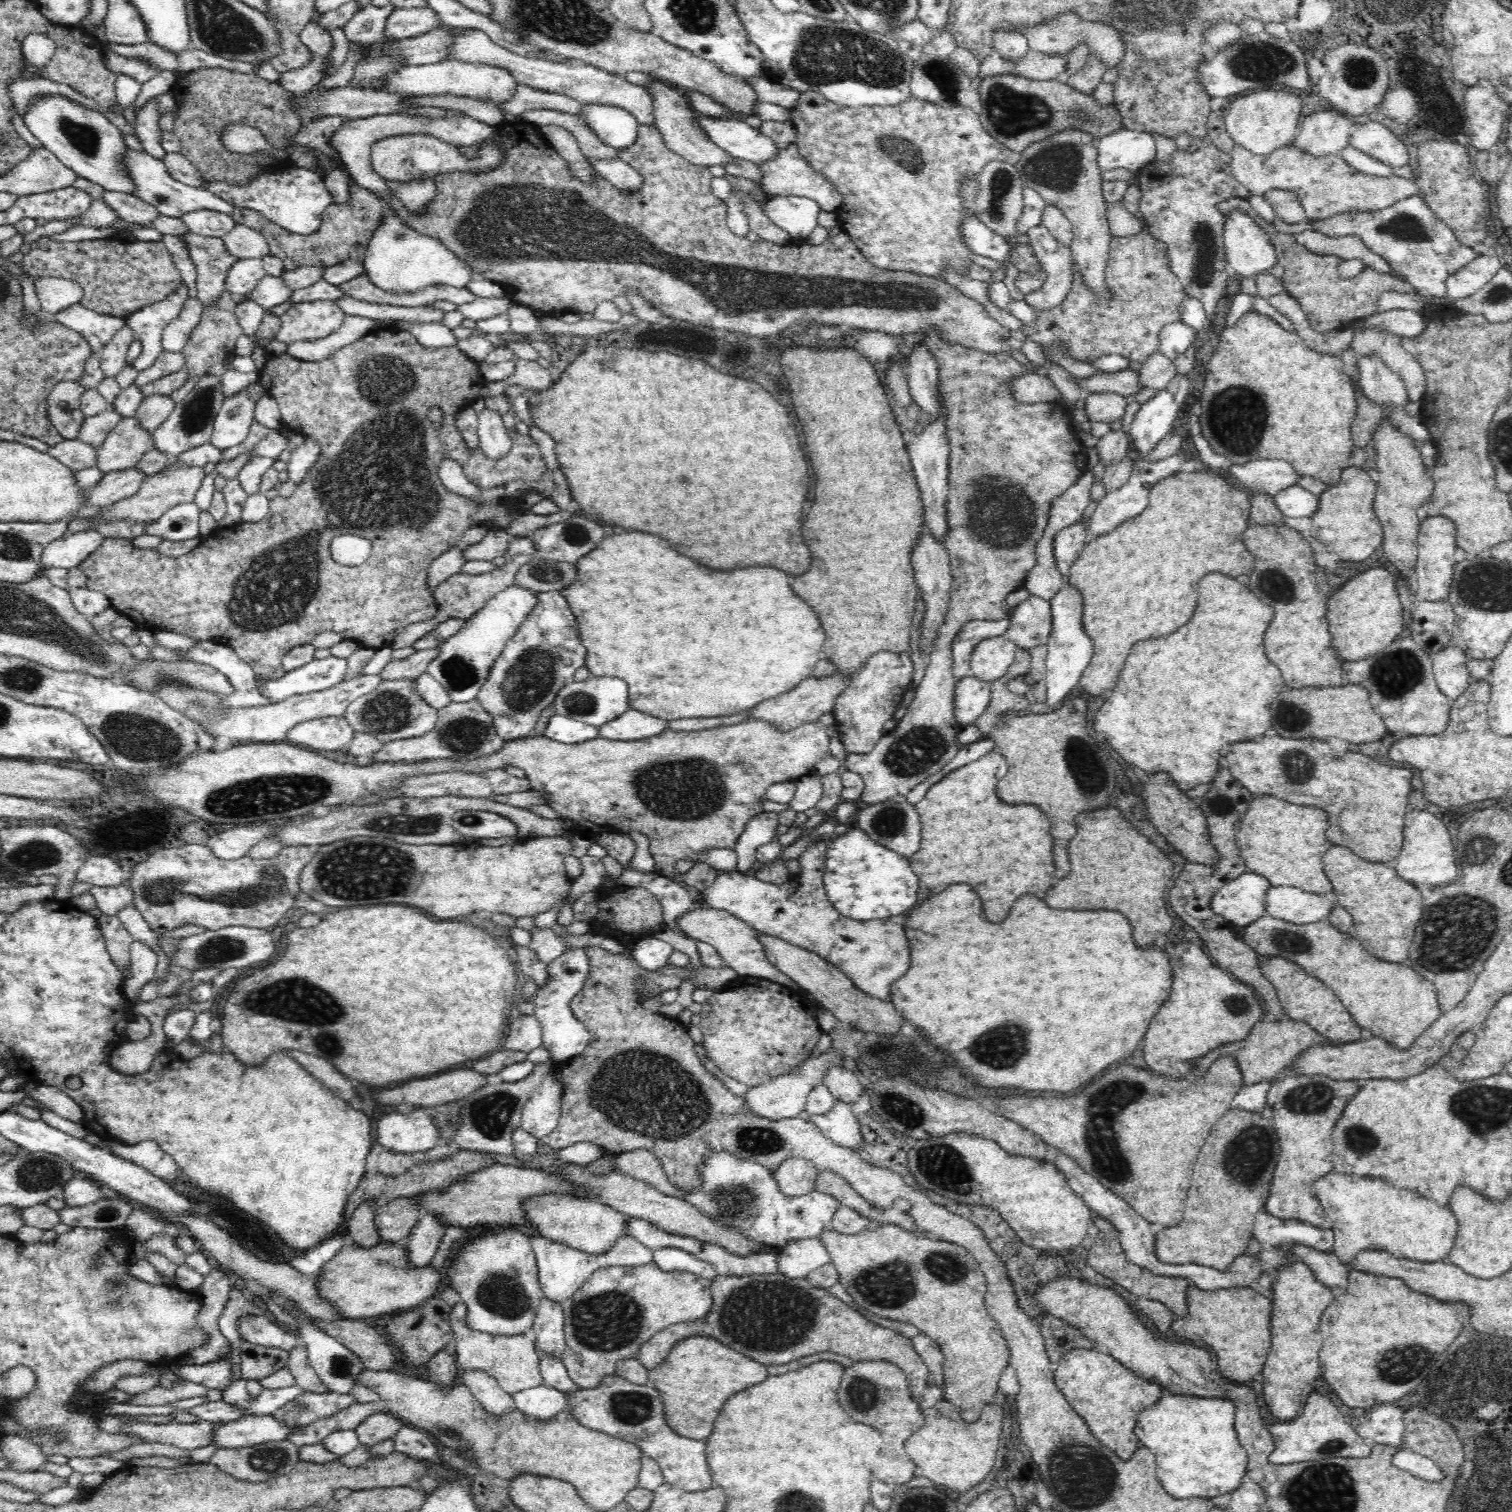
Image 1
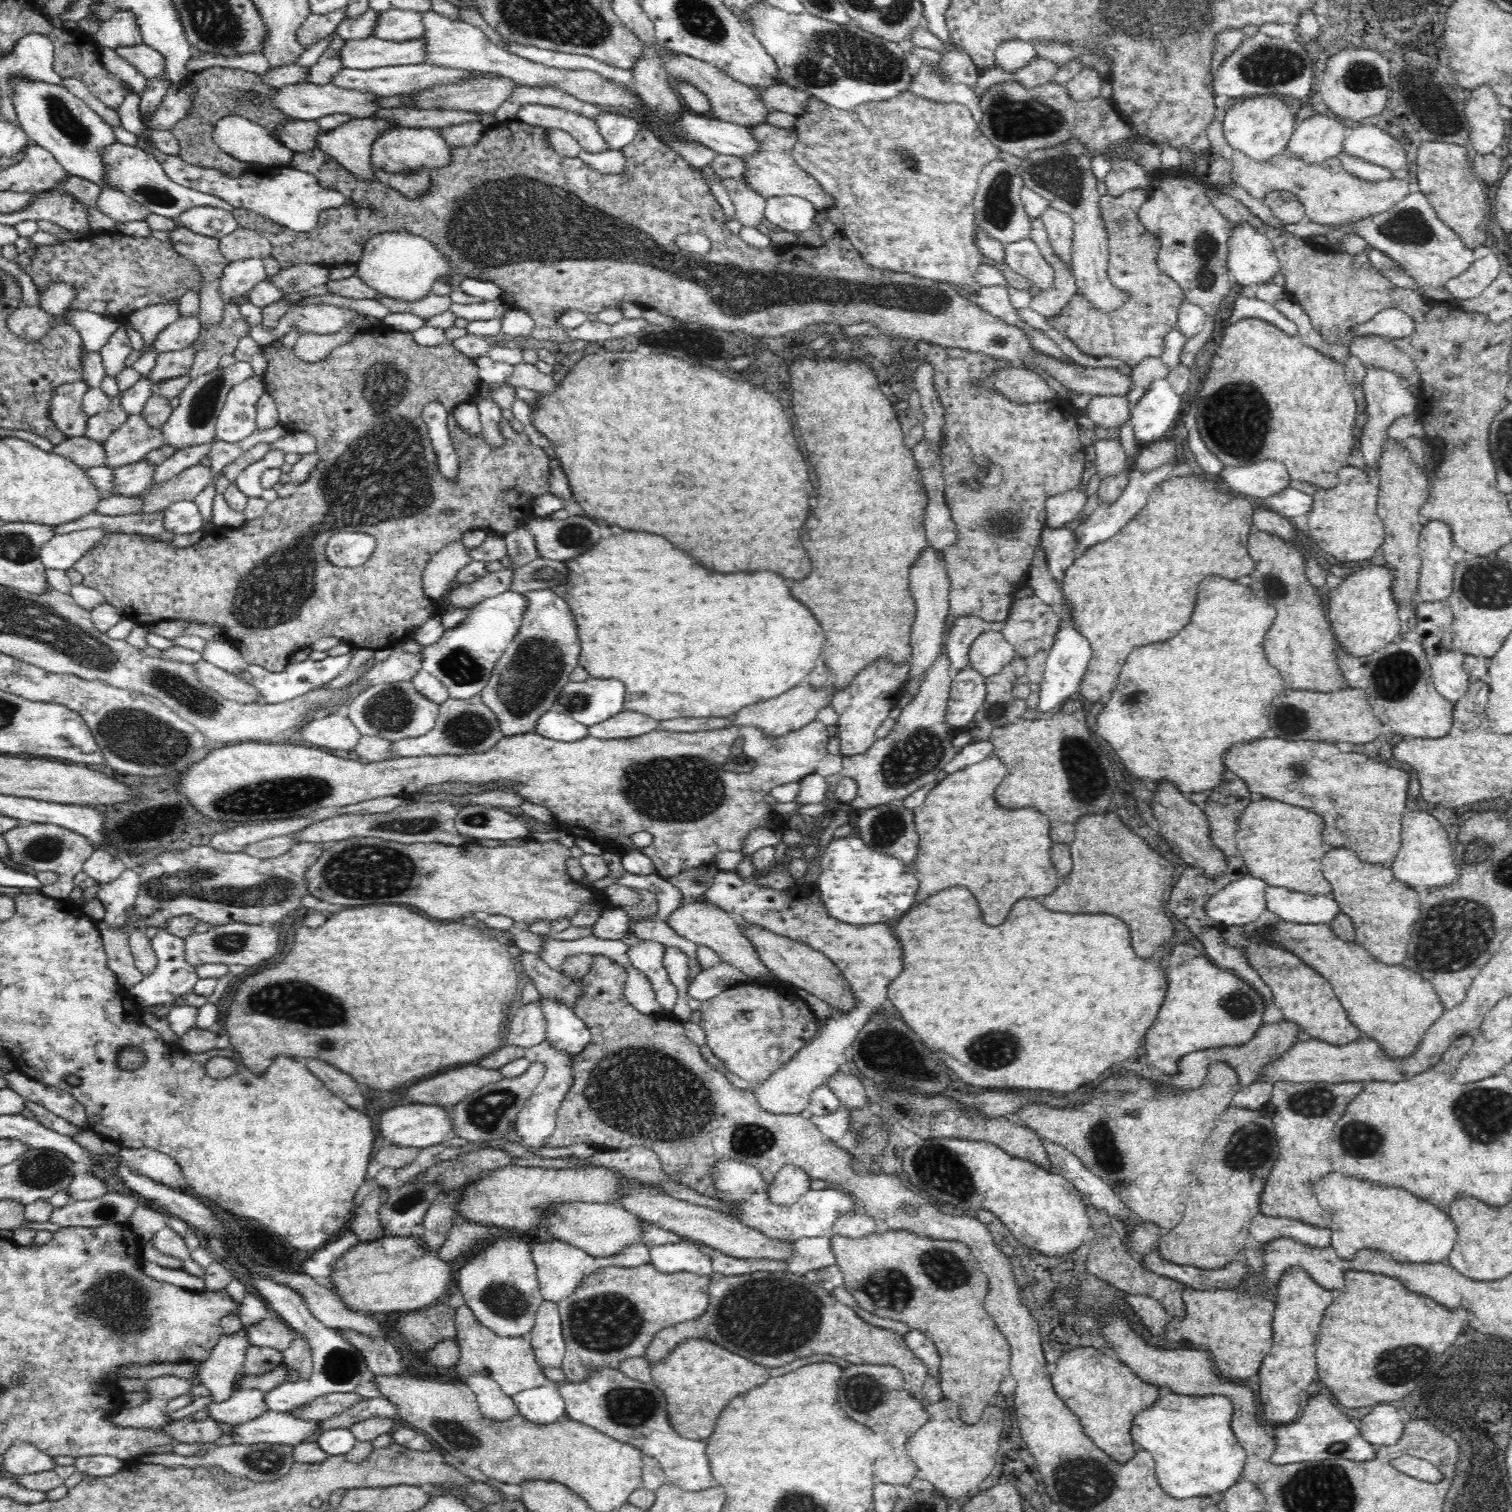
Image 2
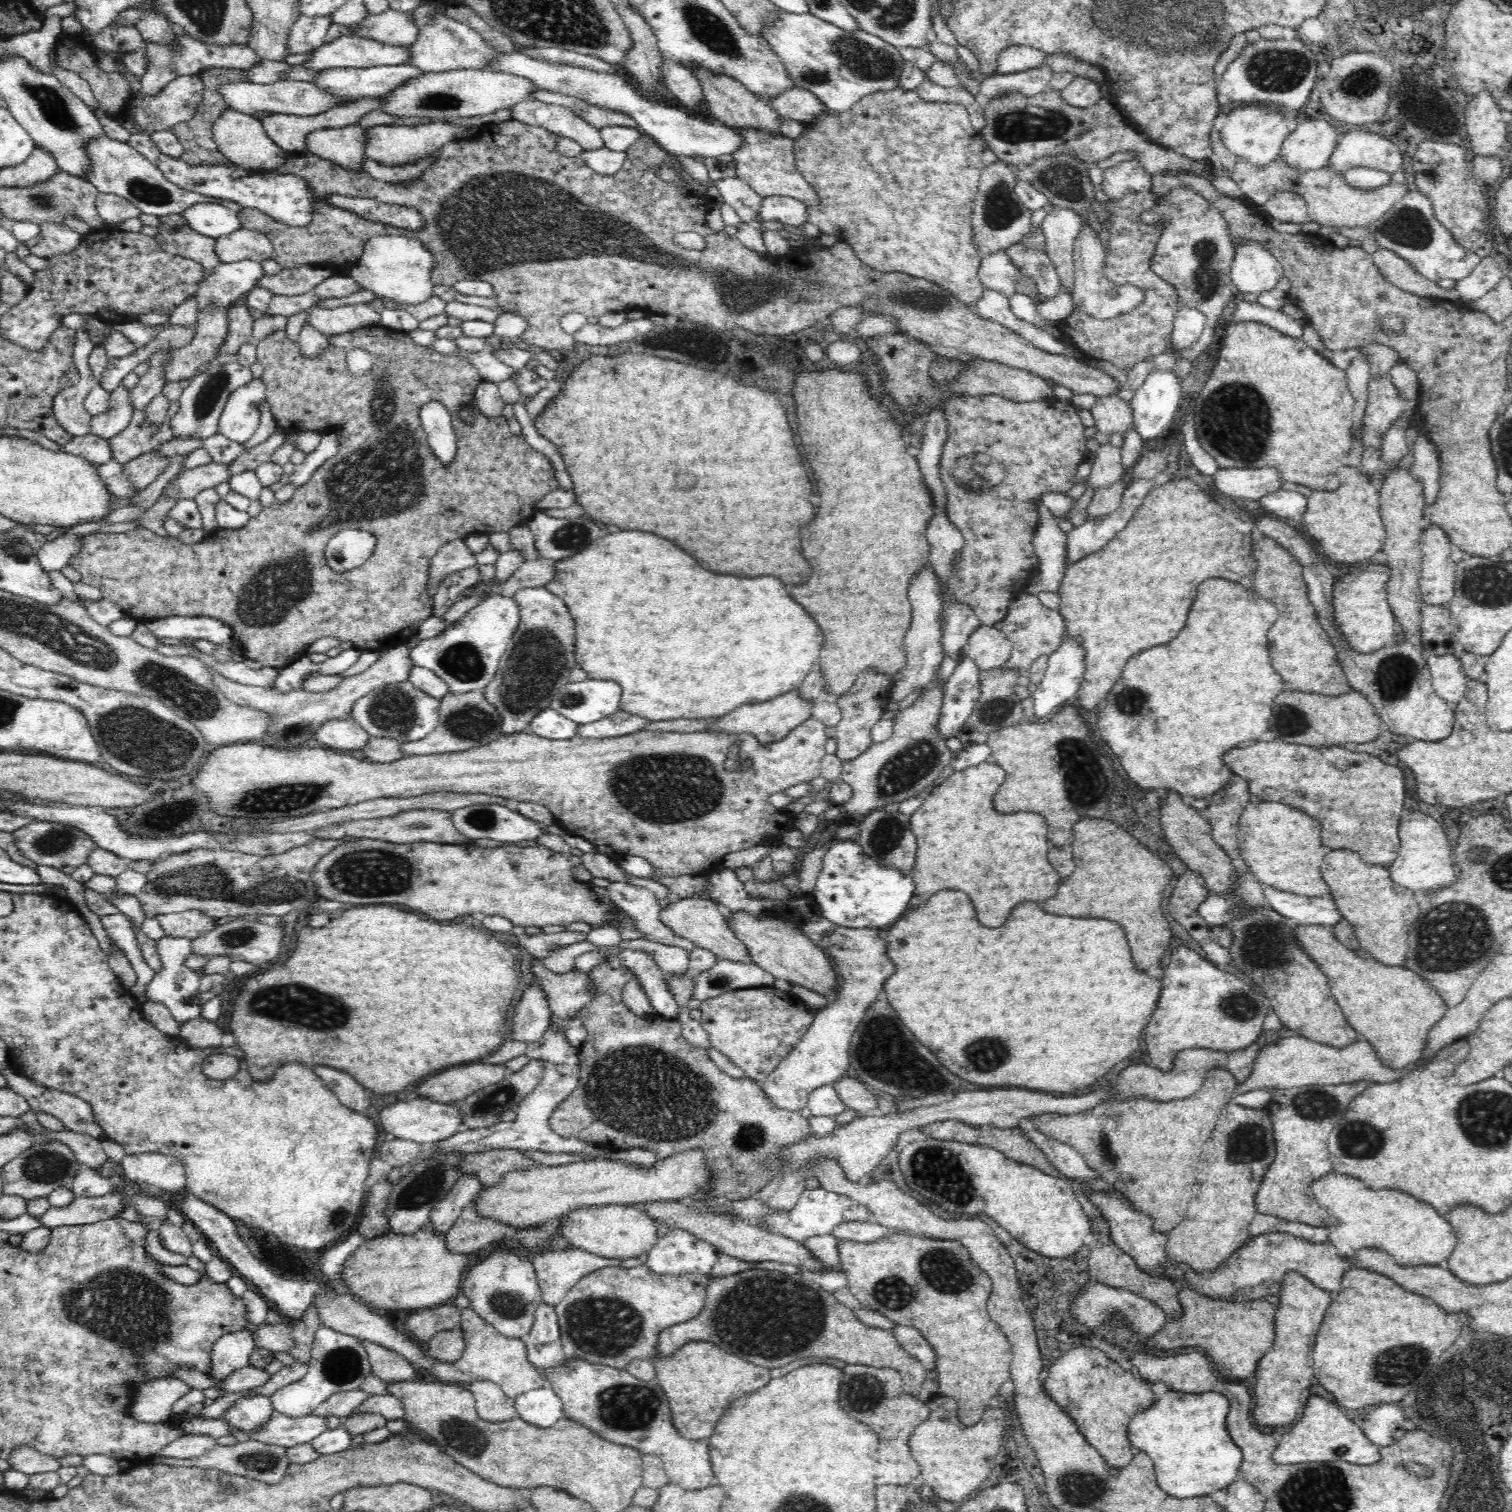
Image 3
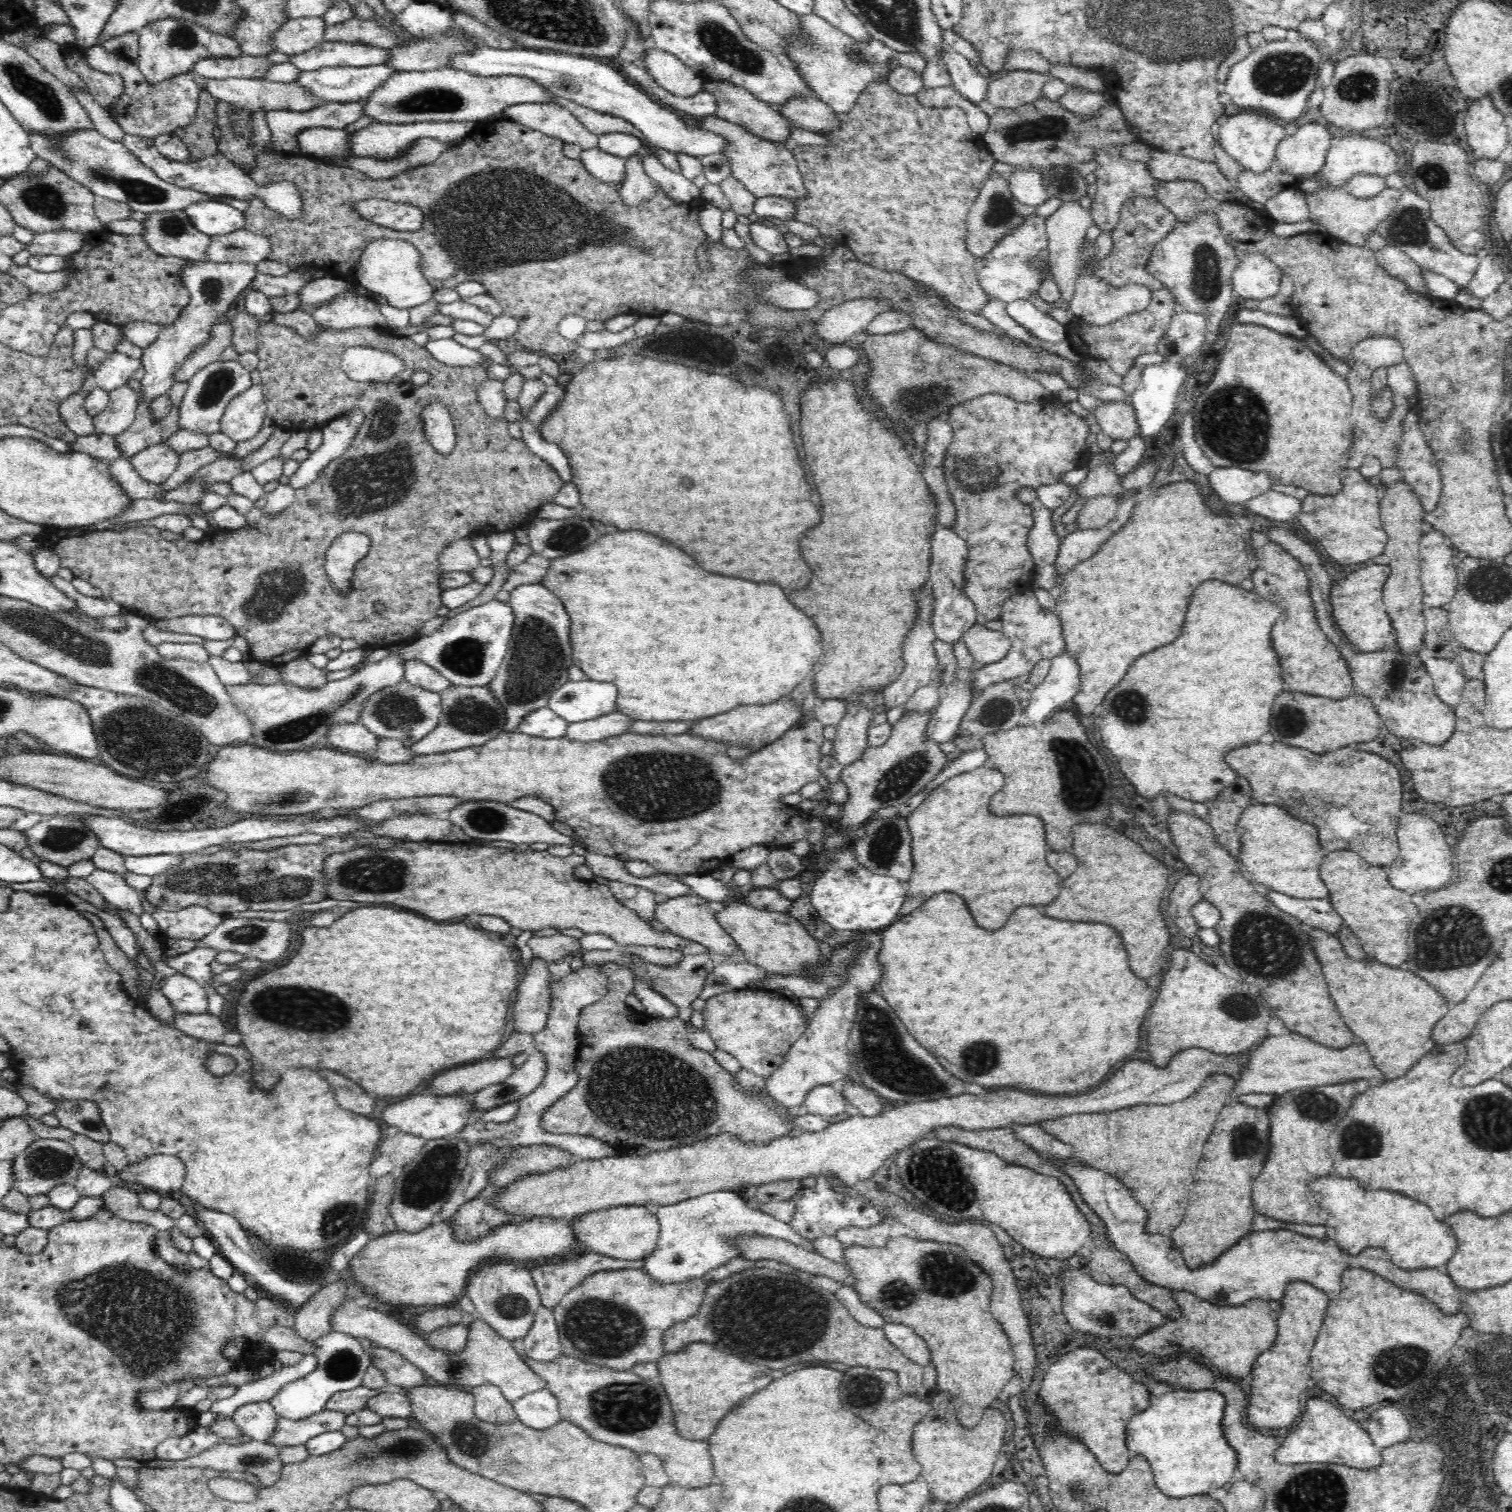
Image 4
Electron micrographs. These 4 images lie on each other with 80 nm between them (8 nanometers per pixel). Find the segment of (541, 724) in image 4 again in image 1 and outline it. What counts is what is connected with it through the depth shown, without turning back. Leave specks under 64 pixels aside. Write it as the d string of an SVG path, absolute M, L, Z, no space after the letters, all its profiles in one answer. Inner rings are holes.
M558 713L548 720L544 736L564 744L578 744L600 737L598 727Z

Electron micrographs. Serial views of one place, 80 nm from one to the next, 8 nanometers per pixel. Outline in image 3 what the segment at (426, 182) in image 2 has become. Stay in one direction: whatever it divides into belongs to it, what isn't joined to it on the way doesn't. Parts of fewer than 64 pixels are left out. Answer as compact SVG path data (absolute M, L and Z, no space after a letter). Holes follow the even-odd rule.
M434 155L406 163L405 165L388 166L366 157L362 161L364 172L378 180L391 183L411 183L435 161Z

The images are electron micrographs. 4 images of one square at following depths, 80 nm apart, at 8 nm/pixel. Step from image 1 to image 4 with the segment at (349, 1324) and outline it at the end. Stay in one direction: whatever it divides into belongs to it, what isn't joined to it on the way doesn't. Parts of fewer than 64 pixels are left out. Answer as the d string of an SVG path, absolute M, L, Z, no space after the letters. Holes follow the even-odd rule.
M376 1346L371 1354L372 1363L383 1373L390 1389L414 1389L429 1384L429 1379L414 1363L408 1362L395 1350Z

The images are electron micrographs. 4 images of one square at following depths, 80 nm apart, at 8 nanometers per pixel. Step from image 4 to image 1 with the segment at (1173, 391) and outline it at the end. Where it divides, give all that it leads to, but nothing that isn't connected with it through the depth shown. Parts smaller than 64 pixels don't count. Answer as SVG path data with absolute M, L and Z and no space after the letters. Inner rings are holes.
M1160 389L1138 410L1129 431L1132 452L1135 457L1145 460L1145 456L1170 433L1178 418L1181 406L1167 389Z

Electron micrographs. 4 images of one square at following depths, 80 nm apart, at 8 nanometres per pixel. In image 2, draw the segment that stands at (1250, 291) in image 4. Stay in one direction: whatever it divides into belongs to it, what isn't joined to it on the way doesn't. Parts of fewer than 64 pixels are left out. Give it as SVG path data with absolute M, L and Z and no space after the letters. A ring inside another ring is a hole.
M1242 222L1236 228L1232 228L1230 240L1228 240L1227 267L1234 274L1239 289L1248 288L1248 286L1256 289L1264 282L1273 282L1276 274L1282 271L1281 263L1270 239L1254 230L1254 227L1247 222Z

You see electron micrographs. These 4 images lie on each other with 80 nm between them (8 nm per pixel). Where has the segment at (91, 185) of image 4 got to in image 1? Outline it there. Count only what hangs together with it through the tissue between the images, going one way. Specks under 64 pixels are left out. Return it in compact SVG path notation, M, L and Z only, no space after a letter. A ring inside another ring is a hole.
M128 147L123 154L123 162L125 162L125 170L135 186L133 194L143 202L156 207L162 216L181 218L183 214L202 209L218 211L230 216L232 214L234 205L215 196L209 190L194 188L174 180L161 159L150 156L146 151L136 151Z

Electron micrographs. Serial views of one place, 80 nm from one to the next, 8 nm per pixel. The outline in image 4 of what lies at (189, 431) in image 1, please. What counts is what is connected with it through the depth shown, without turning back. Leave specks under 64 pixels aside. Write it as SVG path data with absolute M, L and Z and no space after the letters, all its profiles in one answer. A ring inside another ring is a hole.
M238 361L211 362L199 370L189 381L184 399L179 407L179 426L183 430L212 435L220 431L220 424L226 408L237 396L244 394L252 386L250 371Z

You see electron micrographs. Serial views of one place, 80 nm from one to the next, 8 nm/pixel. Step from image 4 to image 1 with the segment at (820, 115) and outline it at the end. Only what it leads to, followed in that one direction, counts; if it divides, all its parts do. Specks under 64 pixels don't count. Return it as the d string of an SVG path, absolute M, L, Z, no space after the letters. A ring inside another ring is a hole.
M754 76L754 78L748 78L746 81L752 85L752 88L756 91L757 100L760 102L769 102L792 110L796 106L798 98L800 98L800 91L771 81L764 76Z

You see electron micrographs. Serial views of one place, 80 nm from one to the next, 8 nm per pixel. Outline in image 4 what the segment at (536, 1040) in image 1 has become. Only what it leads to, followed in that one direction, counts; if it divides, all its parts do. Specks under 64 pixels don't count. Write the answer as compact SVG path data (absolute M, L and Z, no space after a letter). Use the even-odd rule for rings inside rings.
M534 955L518 985L514 1004L514 1032L536 1035L547 1026L551 1011L551 976L547 963Z

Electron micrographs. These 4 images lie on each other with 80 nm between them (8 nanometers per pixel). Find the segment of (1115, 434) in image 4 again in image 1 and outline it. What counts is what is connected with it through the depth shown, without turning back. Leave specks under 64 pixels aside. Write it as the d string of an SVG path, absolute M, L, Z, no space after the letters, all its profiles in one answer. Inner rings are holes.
M1110 391L1084 393L1090 422L1112 423L1123 420L1128 398Z

